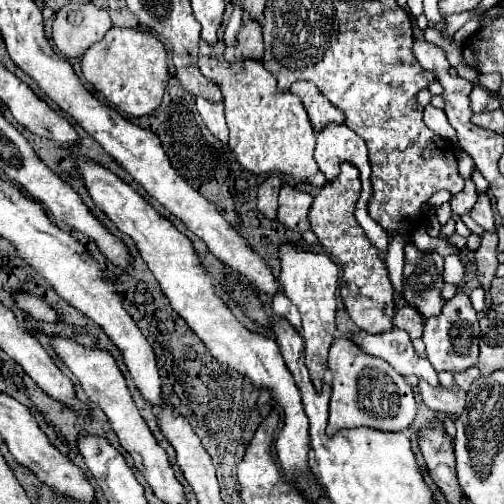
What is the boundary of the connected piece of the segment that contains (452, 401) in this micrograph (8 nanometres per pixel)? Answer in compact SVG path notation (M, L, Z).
M420 381L420 395L424 399L424 403L434 409L434 411L440 411L452 419L456 419L458 415L462 415L464 407L466 407L466 399L468 399L468 393L462 391L460 387L452 387L452 389L446 389L446 387L430 387L428 383Z

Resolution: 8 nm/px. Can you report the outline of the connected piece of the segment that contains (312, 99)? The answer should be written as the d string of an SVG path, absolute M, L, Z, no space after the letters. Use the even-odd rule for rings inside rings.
M298 81L290 87L290 91L294 95L300 97L308 117L310 117L310 125L316 133L320 133L326 125L330 123L344 123L344 113L340 109L336 109L320 91L316 85L308 83L308 81Z

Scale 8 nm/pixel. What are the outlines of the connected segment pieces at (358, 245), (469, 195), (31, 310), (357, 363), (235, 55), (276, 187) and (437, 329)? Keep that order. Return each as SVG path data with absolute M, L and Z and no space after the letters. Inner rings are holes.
M342 163L340 169L340 175L332 183L326 183L314 197L308 213L310 229L316 233L322 247L342 263L340 295L352 321L358 325L360 331L384 333L394 329L394 289L390 285L380 251L368 241L364 229L354 217L356 201L360 197L360 173L350 163Z
M468 179L468 181L466 181L466 187L450 199L452 212L459 216L469 213L474 203L476 203L476 199L478 199L478 193L476 193L476 189L474 189L472 179Z
M20 293L20 295L16 295L16 303L24 313L32 315L34 319L42 319L42 321L56 321L58 319L56 311L50 309L42 299L38 299L34 295Z
M336 339L328 353L332 371L332 397L326 433L334 435L340 429L370 427L378 431L398 433L412 425L416 417L416 401L410 385L386 361L366 355L350 339Z
M244 21L238 33L238 45L226 49L226 59L256 59L260 61L264 53L262 45L262 27L258 21Z
M268 177L260 187L258 187L258 211L262 211L264 217L276 219L276 209L278 209L278 191L280 191L280 177Z
M456 293L450 301L446 301L442 313L438 317L432 317L424 323L424 345L428 353L428 361L432 367L440 371L450 371L450 373L462 373L470 367L476 365L478 361L478 315L472 307L472 301L464 293Z

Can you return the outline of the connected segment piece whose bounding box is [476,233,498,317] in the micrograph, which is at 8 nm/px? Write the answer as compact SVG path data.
M484 233L482 235L482 243L476 251L476 275L478 281L482 283L482 289L486 293L486 307L484 311L480 311L478 315L486 315L492 309L492 299L490 299L490 281L494 279L496 267L498 267L498 259L496 259L496 247L498 247L498 235L496 233Z

